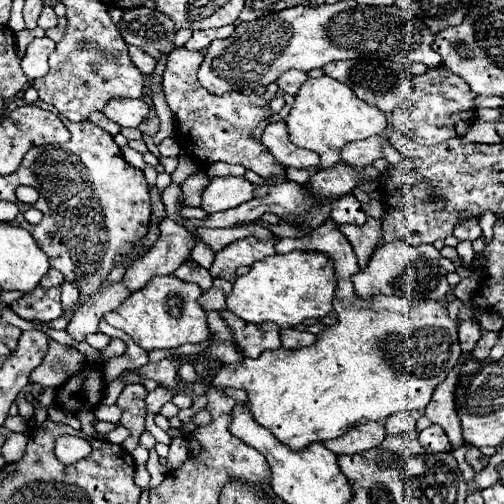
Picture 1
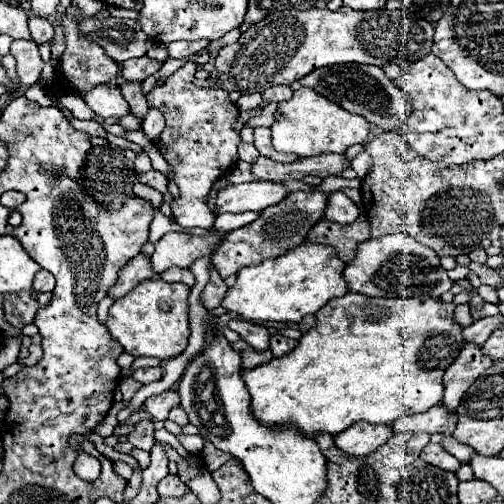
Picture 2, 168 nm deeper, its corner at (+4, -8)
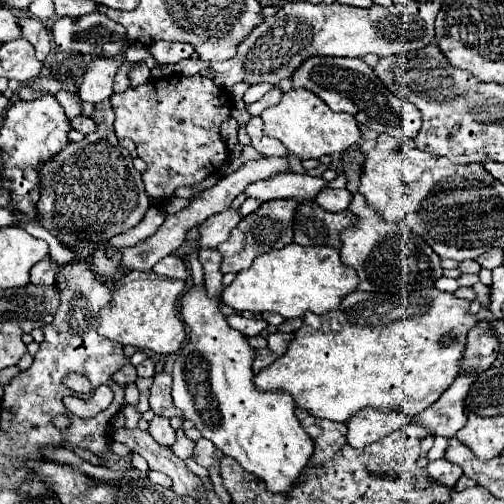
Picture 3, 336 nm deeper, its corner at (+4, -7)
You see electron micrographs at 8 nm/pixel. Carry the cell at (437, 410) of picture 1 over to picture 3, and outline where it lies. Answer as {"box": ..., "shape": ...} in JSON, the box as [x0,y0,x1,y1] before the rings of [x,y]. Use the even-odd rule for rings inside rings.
{"box":[461,321,501,373],"shape":[[[479,321],[467,335],[465,355],[461,359],[463,373],[481,373],[493,365],[501,349],[501,343],[491,335],[487,321]]]}

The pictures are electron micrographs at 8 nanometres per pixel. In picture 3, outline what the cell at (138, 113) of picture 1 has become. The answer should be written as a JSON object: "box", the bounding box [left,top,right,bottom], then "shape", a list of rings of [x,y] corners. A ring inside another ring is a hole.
{"box":[79,55,125,103],"shape":[[[125,55],[115,59],[93,59],[85,71],[83,83],[79,87],[79,97],[89,103],[101,103],[111,99],[113,91],[113,77],[119,65],[125,61]]]}

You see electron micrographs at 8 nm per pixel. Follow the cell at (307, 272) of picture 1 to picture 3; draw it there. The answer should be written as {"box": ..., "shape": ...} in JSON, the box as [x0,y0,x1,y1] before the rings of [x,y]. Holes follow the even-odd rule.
{"box":[221,243,359,319],"shape":[[[291,243],[279,251],[271,251],[265,255],[259,255],[253,265],[245,271],[239,271],[239,275],[235,277],[235,281],[223,289],[223,297],[221,301],[229,307],[233,307],[235,311],[249,311],[249,313],[263,313],[263,311],[273,311],[283,315],[285,319],[293,319],[293,317],[303,317],[307,311],[311,313],[327,313],[335,307],[341,305],[341,299],[355,291],[359,285],[359,277],[351,267],[345,267],[339,259],[339,251],[333,247],[301,247],[297,243]]]}

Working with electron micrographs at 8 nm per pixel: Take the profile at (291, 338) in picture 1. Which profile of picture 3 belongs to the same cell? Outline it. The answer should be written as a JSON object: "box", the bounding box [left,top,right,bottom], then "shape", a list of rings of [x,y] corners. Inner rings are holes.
{"box":[267,331,293,355],"shape":[[[281,331],[271,333],[271,335],[267,337],[269,349],[271,349],[275,355],[283,355],[283,353],[287,351],[287,345],[289,345],[291,339],[293,339],[293,333],[281,333]]]}

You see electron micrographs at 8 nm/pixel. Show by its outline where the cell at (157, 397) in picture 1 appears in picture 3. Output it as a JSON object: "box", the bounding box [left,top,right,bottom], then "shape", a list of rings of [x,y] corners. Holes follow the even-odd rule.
{"box":[149,373,181,417],"shape":[[[157,373],[153,377],[153,385],[149,389],[149,403],[155,415],[159,417],[179,417],[181,411],[173,405],[171,397],[171,375]]]}

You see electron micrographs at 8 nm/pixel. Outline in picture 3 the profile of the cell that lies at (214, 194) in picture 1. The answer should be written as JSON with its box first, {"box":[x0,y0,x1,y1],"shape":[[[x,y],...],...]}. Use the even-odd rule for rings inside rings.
{"box":[245,173,325,201],"shape":[[[279,173],[263,181],[255,181],[247,187],[245,195],[259,199],[259,201],[273,201],[273,199],[315,199],[317,193],[325,187],[323,177],[299,175],[299,173]]]}

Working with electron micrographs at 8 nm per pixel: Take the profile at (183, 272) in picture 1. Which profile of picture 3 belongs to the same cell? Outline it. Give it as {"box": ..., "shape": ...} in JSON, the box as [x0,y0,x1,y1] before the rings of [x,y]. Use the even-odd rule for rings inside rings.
{"box":[153,255,187,279],"shape":[[[167,255],[163,257],[155,267],[153,271],[161,277],[171,277],[171,279],[187,279],[187,267],[183,263],[183,259],[177,259],[173,255]]]}

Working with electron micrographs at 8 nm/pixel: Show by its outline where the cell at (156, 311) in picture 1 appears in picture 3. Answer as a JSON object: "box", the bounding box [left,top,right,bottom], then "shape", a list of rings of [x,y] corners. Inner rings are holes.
{"box":[99,271,185,355],"shape":[[[131,271],[131,275],[123,275],[113,289],[113,297],[107,307],[101,309],[101,325],[99,335],[119,343],[133,345],[139,349],[149,349],[161,355],[177,353],[181,343],[185,341],[185,325],[179,319],[177,303],[185,289],[185,281],[181,279],[165,279],[155,273]]]}

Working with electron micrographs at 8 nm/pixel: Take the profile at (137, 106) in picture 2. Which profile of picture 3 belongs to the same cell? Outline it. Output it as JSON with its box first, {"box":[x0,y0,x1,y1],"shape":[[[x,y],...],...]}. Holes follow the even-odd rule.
{"box":[129,63,151,87],"shape":[[[137,63],[137,65],[131,69],[131,73],[129,73],[131,87],[139,87],[139,85],[147,83],[147,81],[149,81],[149,77],[151,77],[151,73],[149,73],[149,67],[147,67],[145,63]]]}

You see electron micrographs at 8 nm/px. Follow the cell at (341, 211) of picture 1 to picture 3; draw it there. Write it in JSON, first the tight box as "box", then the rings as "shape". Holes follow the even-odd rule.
{"box":[315,189,353,213],"shape":[[[323,189],[315,201],[325,209],[325,211],[331,211],[331,213],[339,213],[339,211],[345,211],[351,203],[353,195],[347,191],[347,189]]]}

